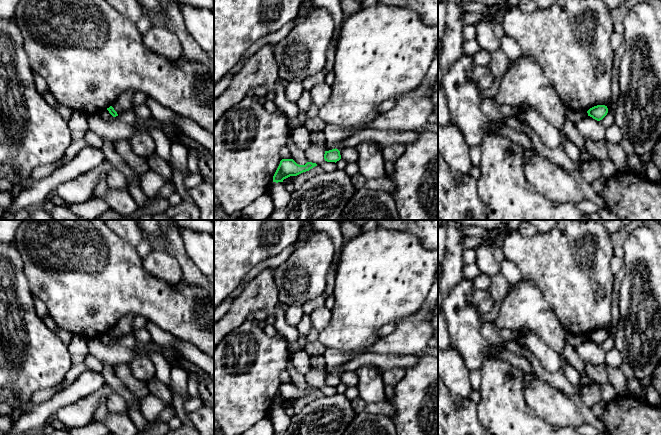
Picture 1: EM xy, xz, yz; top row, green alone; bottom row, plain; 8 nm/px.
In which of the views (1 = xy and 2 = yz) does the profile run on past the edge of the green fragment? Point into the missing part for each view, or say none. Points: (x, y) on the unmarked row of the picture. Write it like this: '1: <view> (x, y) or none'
1: none
2: none

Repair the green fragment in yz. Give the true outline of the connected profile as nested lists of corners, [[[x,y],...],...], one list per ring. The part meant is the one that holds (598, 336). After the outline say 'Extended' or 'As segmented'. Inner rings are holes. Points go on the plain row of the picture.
[[[597,329],[590,332],[588,335],[588,340],[592,341],[593,343],[600,345],[602,344],[608,337],[608,332],[605,329]]]. As segmented

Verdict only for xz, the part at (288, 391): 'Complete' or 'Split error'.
Complete

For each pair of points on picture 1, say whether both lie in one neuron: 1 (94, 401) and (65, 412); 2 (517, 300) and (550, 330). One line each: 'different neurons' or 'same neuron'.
1: same neuron
2: same neuron

